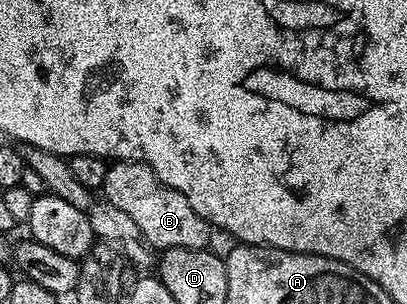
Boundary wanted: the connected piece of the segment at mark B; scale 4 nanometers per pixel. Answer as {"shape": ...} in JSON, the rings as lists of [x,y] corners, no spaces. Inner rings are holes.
{"shape":[[[114,161],[107,172],[103,198],[115,208],[123,208],[123,212],[135,220],[139,232],[143,232],[150,247],[158,251],[164,252],[171,248],[203,250],[210,245],[209,223],[199,216],[199,212],[195,212],[195,208],[191,208],[191,204],[187,204],[187,196],[163,184],[163,180],[159,180],[159,176],[155,176],[155,172],[144,162]]]}

